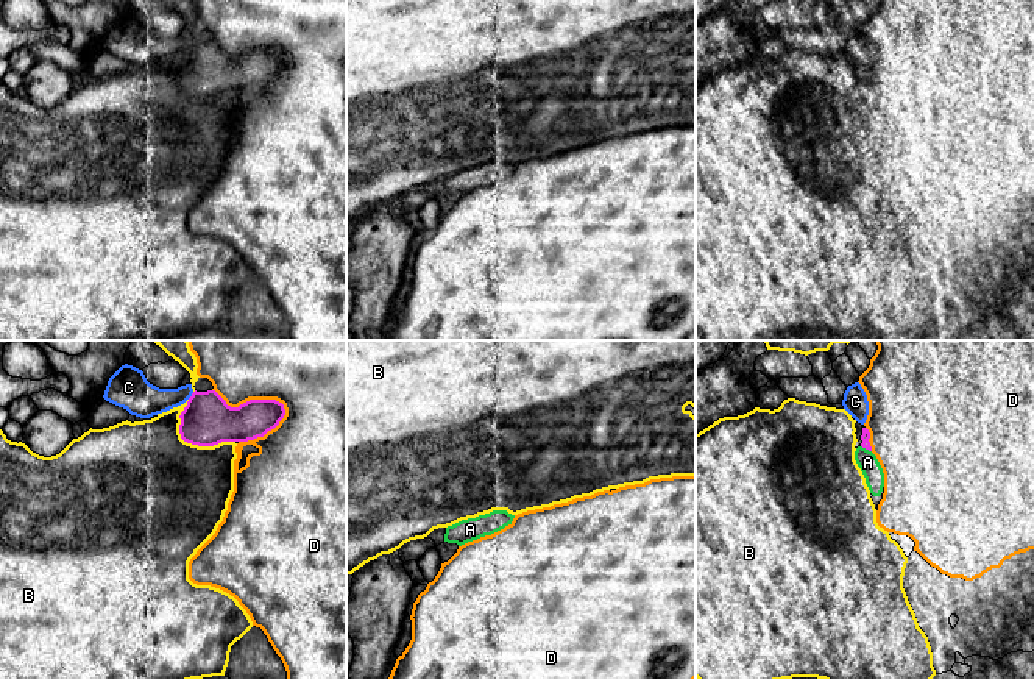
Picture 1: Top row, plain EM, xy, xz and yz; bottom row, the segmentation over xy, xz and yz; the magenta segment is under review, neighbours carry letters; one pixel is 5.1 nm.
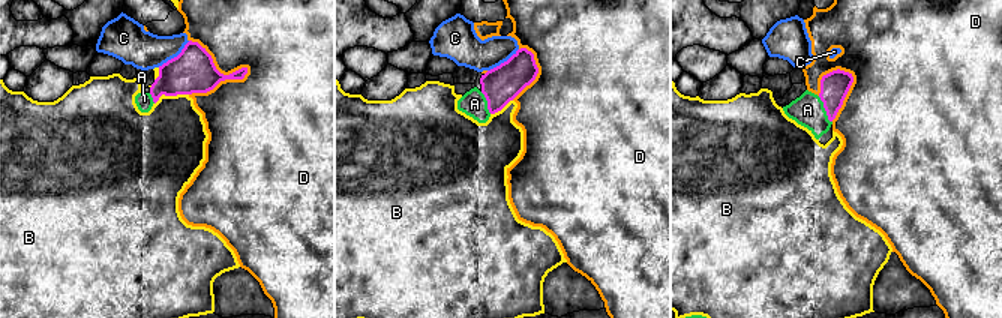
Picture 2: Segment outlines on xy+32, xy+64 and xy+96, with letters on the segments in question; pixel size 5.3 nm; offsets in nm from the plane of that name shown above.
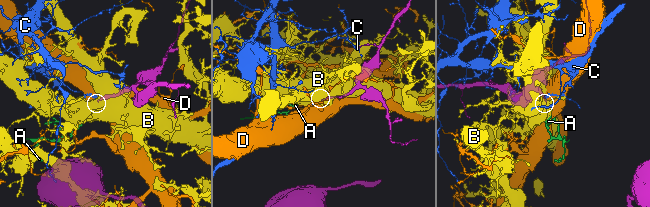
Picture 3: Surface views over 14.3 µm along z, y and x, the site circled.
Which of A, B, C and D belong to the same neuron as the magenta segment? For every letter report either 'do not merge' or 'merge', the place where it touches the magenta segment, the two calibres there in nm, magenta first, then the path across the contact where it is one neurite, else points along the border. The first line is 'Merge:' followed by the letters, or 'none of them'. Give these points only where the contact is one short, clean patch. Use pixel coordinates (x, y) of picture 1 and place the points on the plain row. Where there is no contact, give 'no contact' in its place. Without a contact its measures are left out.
Merge: A
A: merge; meets magenta in yz at (866, 99); 50 nm thick on the magenta side, 100 nm on the other
B: do not merge; meets magenta in xy at (191, 92); 260 nm thick on the magenta side, 480 nm on the other
C: do not merge; meets magenta in xy at (192, 46); 260 nm thick on the magenta side, 180 nm on the other; border along xy (194, 42), (187, 49)
D: do not merge; meets magenta in xy at (253, 50); 240 nm thick on the magenta side, 300 nm on the other

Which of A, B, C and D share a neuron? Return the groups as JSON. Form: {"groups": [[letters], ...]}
{"groups": [["A"], ["B"], ["C"], ["D"]]}

